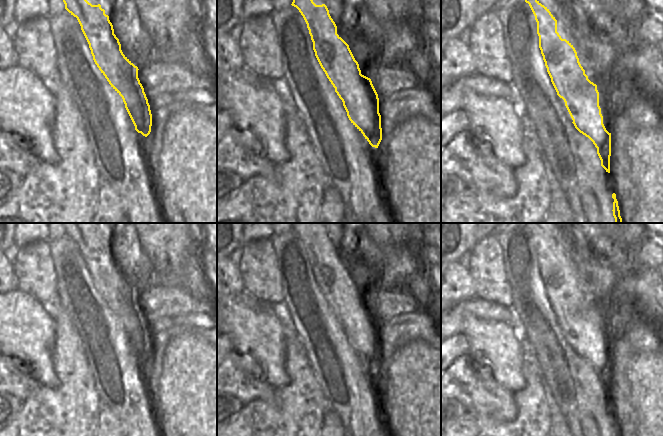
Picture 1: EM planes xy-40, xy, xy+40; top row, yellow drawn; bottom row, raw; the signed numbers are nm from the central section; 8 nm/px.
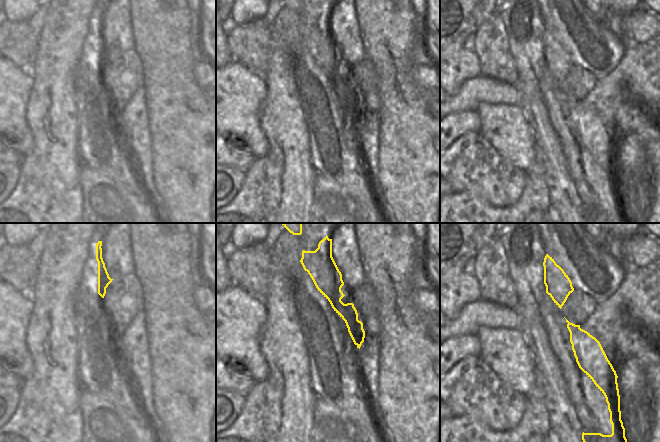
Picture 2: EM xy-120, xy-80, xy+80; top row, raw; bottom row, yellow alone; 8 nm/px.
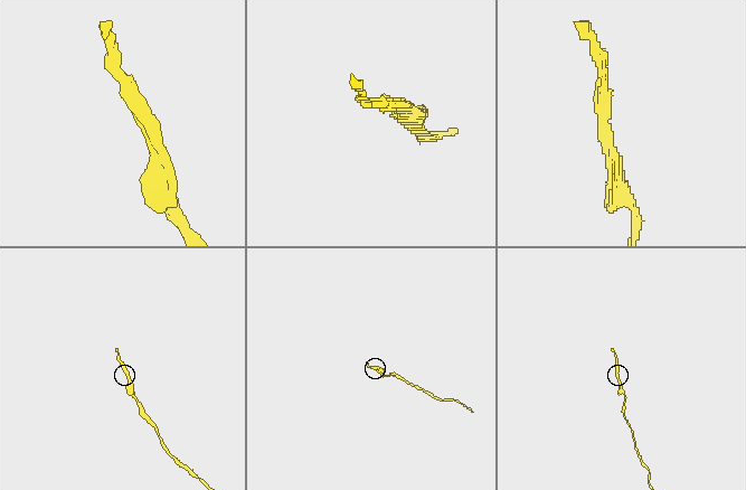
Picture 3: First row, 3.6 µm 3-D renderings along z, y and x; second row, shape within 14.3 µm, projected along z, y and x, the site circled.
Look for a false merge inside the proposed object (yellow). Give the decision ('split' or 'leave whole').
leave whole

